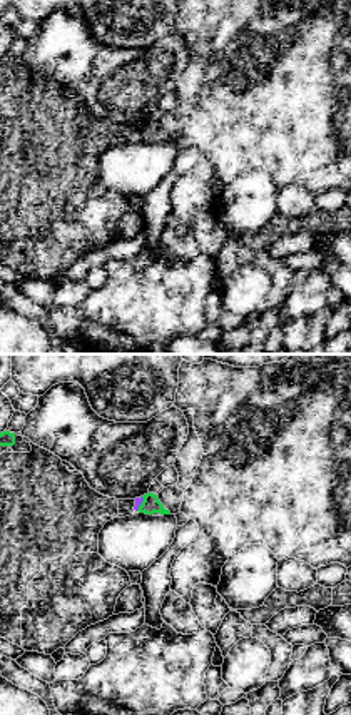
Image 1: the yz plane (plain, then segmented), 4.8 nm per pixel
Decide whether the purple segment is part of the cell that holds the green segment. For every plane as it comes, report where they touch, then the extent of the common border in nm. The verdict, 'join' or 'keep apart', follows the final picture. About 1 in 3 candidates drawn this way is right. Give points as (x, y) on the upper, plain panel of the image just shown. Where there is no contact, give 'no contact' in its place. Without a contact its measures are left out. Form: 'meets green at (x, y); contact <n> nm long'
meets green at (142, 129); contact 80 nm long

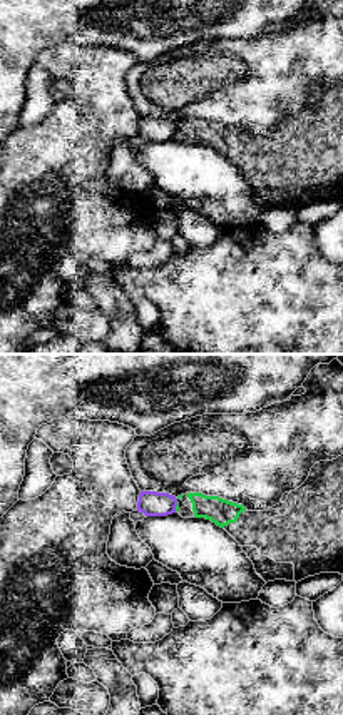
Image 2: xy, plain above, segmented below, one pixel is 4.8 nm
meets green at (176, 134); contact 50 nm long

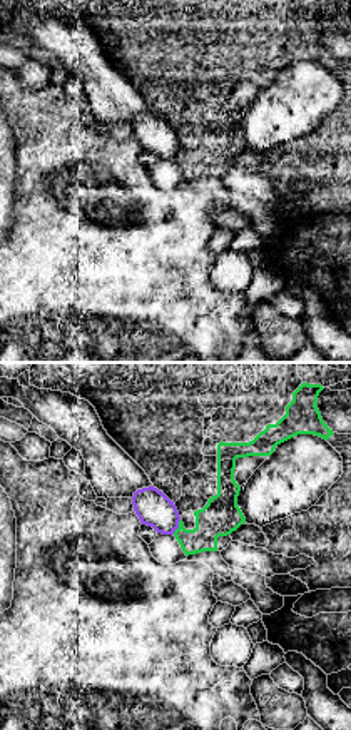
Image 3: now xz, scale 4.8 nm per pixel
meets green at (179, 152); contact 80 nm long

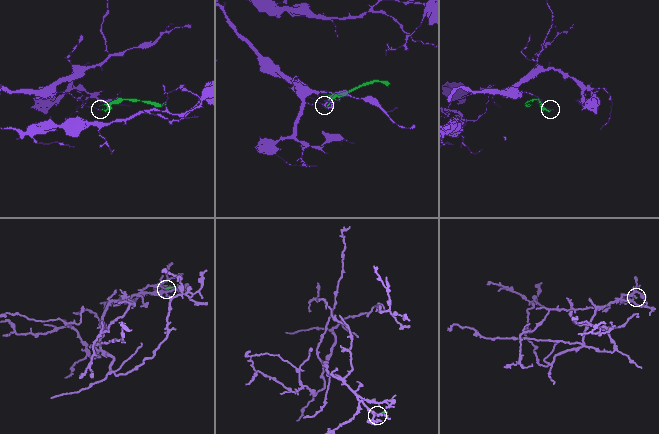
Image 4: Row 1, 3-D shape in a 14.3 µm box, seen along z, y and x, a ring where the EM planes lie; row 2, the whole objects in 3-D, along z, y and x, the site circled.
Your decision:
keep apart

